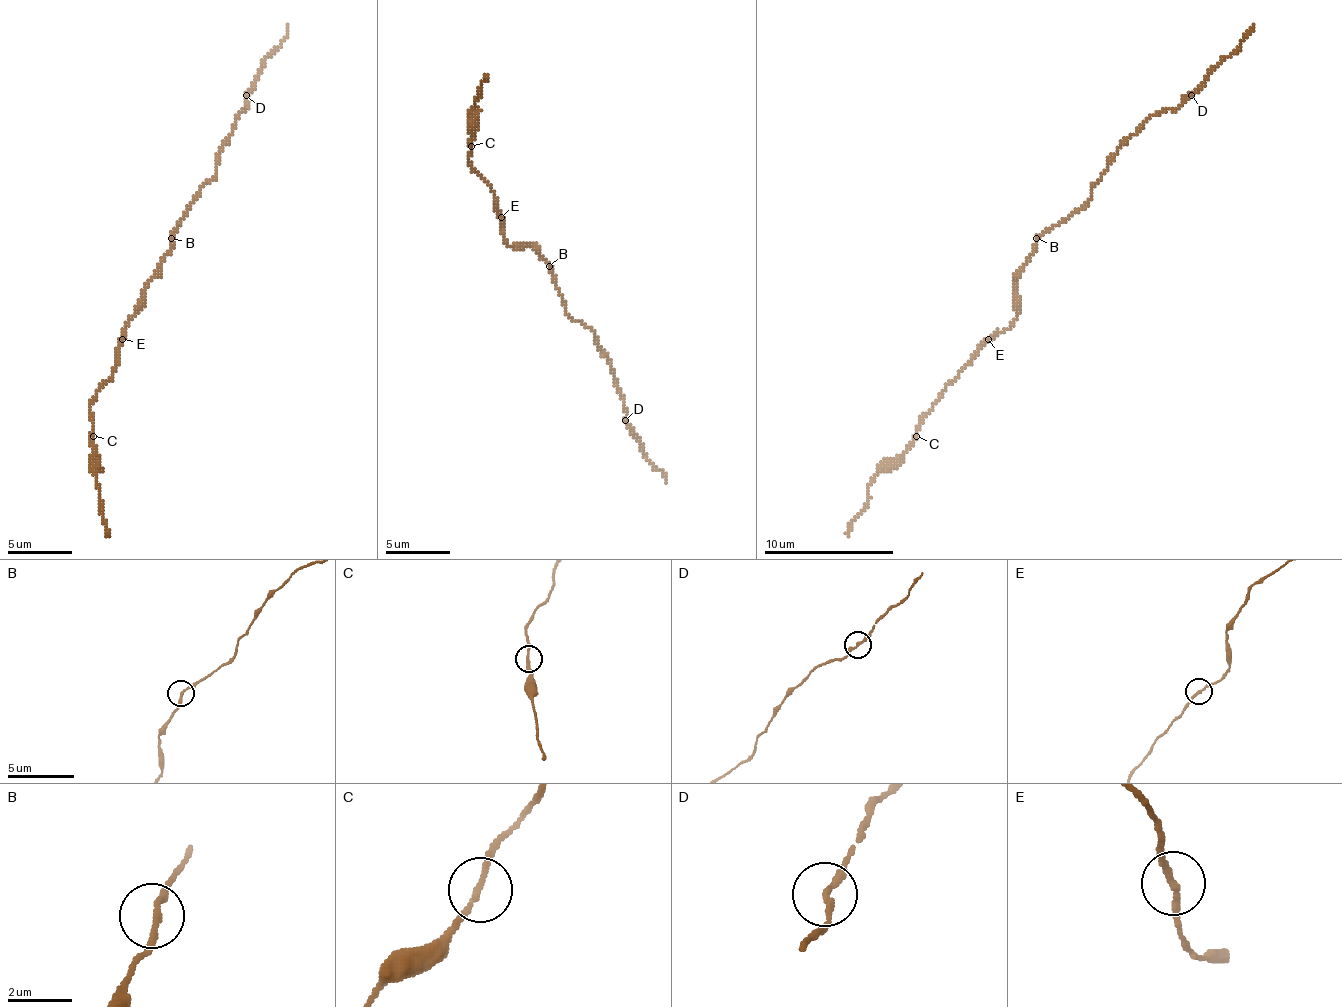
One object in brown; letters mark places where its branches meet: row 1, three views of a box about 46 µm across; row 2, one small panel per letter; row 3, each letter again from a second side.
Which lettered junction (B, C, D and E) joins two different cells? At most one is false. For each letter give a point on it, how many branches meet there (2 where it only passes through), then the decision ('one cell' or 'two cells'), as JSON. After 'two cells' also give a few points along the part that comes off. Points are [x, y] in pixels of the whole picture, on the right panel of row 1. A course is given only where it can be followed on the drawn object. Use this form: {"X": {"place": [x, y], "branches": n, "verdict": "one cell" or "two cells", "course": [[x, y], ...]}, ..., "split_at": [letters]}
{"B": {"place": [1036, 238], "branches": 2, "verdict": "one cell"}, "C": {"place": [916, 436], "branches": 2, "verdict": "one cell"}, "D": {"place": [1191, 95], "branches": 2, "verdict": "two cells", "course": [[1192, 96], [1240, 47], [1253, 24]]}, "E": {"place": [988, 339], "branches": 2, "verdict": "one cell"}, "split_at": ["D"]}

